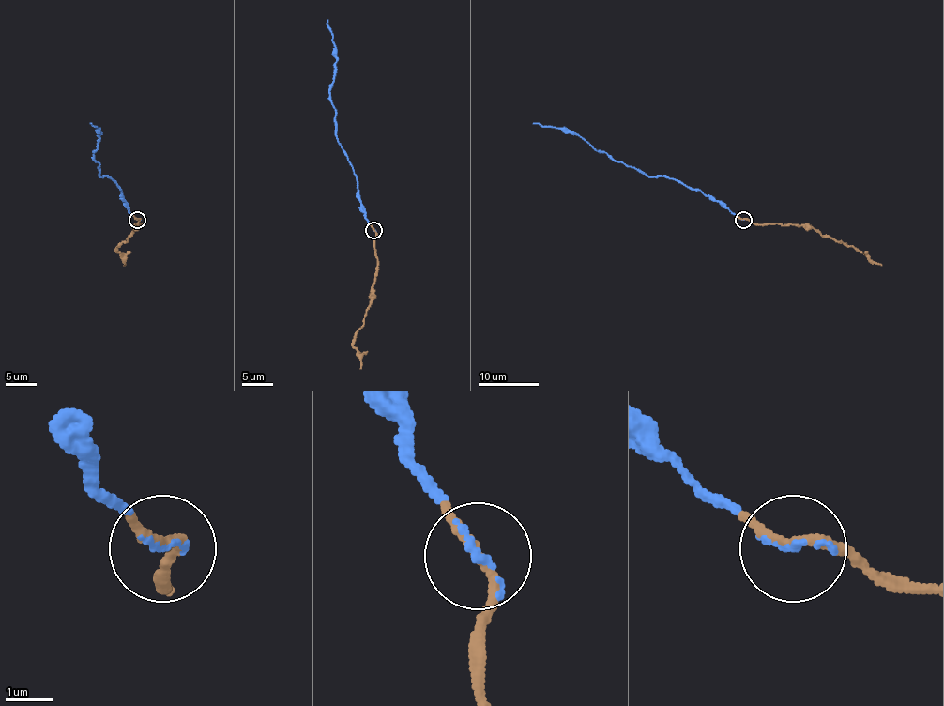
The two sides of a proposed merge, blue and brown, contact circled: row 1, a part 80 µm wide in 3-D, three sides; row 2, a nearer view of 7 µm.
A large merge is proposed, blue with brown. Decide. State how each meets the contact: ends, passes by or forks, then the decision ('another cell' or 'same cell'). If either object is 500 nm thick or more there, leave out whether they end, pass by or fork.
blue ends | brown passes by | same cell

